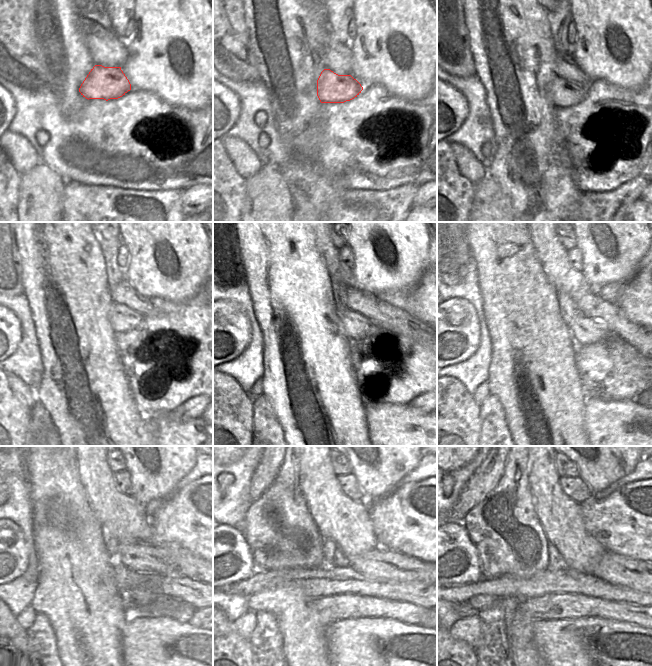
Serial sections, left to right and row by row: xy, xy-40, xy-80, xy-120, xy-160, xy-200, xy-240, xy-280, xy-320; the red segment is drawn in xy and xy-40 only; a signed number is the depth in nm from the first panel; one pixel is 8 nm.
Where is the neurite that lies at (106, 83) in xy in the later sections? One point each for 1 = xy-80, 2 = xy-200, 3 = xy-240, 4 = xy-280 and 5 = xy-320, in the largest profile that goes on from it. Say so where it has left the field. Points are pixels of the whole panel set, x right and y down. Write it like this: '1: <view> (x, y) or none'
1: xy-80 (563, 93)
2: xy-200 (584, 330)
3: xy-240 (140, 557)
4: xy-280 (379, 563)
5: xy-320 (637, 575)

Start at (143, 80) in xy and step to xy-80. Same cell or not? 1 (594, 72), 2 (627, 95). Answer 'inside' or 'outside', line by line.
1: inside
2: outside

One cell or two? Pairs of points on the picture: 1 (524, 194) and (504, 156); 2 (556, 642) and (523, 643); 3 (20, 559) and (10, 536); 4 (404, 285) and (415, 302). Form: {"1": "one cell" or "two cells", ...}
{"1": "one cell", "2": "two cells", "3": "one cell", "4": "two cells"}

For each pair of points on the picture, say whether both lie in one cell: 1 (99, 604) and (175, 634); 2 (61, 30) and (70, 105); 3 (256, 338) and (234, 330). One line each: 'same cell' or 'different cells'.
1: different cells
2: same cell
3: different cells

